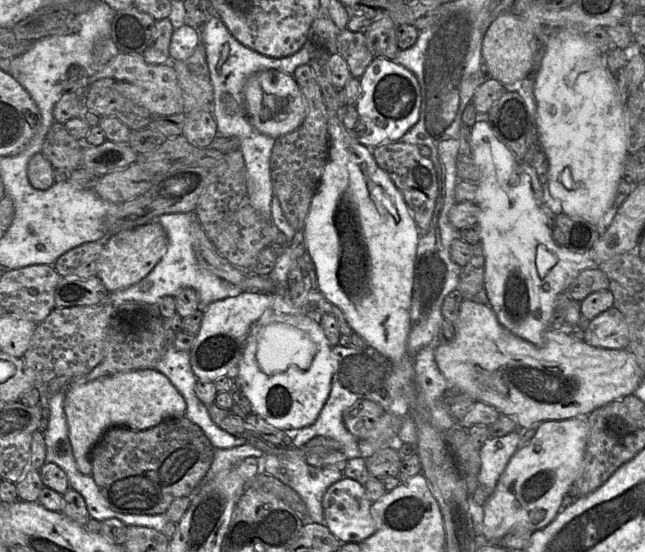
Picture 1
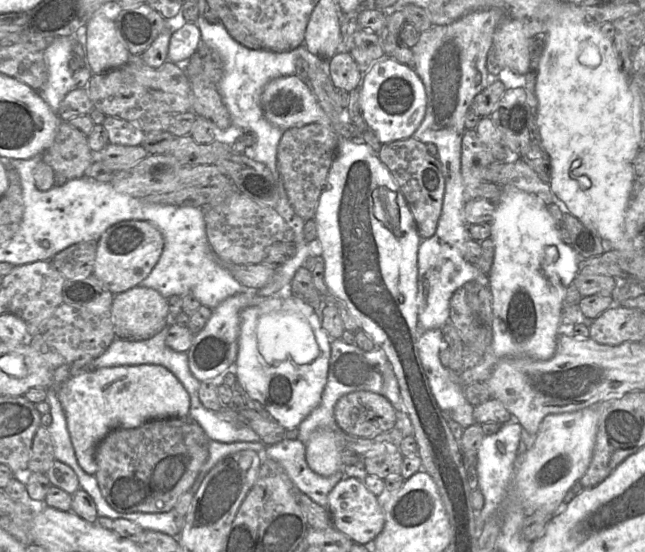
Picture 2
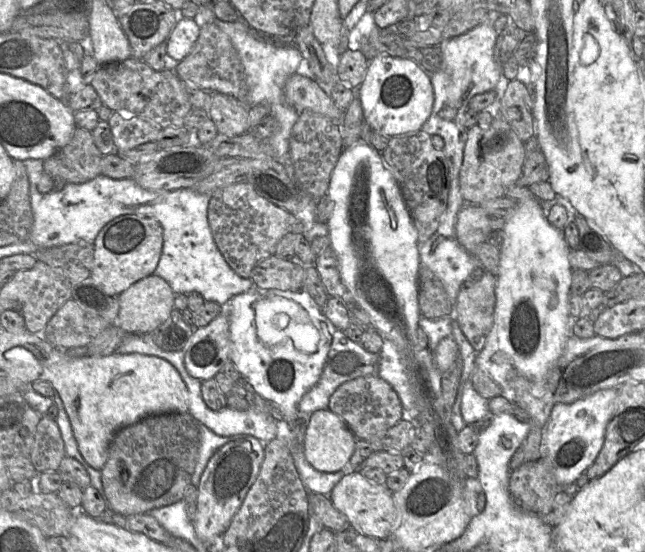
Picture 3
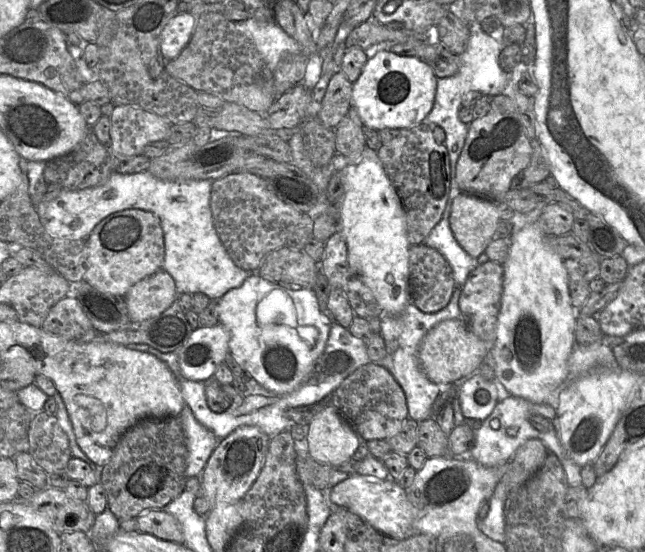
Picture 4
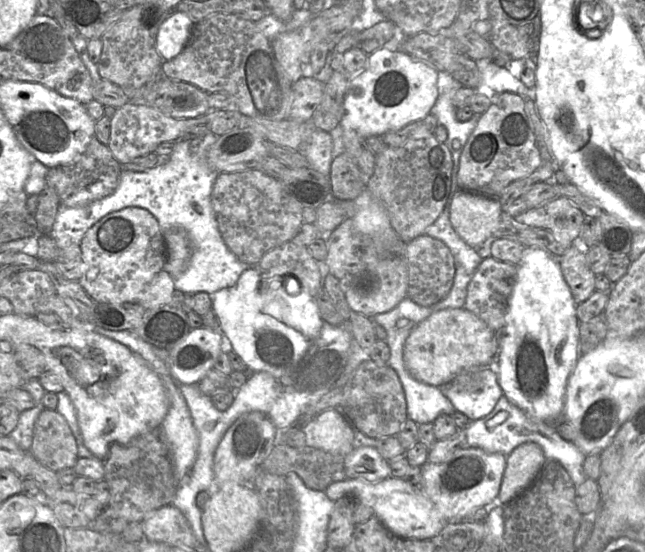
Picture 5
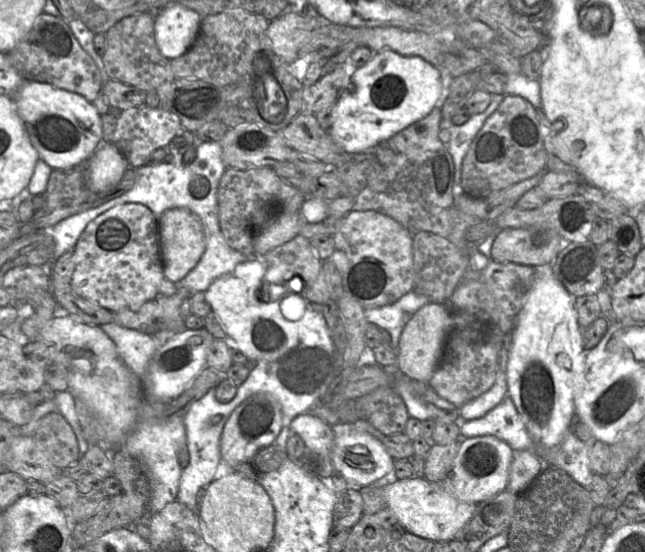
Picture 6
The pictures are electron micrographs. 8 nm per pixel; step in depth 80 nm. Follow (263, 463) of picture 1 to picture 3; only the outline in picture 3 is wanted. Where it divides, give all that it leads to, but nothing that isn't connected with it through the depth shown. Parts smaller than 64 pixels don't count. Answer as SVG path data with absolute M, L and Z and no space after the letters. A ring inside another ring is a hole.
M297 435L296 443L288 442L288 447L300 480L309 494L324 494L329 496L335 485L344 477L343 471L327 473L318 471L312 467L302 452L303 446L301 443L298 443Z

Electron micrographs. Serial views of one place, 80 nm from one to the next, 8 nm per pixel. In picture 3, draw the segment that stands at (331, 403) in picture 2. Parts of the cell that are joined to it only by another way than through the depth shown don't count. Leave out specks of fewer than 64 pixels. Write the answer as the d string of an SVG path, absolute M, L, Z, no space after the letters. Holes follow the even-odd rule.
M336 328L319 380L298 402L298 420L296 421L309 421L313 412L328 408L331 395L344 382L360 376L378 374L378 364L379 353L368 352L360 343L350 340L343 330Z

